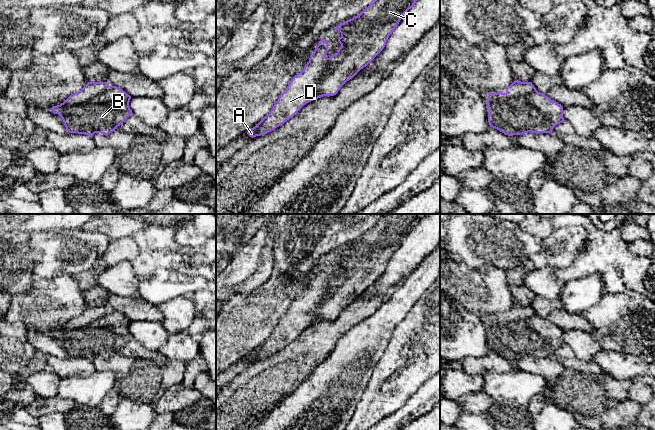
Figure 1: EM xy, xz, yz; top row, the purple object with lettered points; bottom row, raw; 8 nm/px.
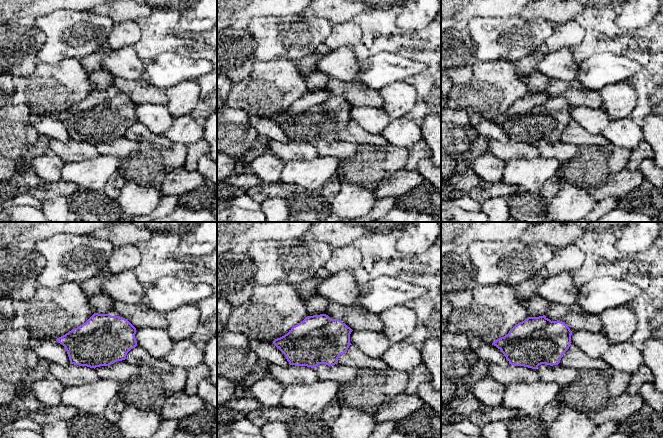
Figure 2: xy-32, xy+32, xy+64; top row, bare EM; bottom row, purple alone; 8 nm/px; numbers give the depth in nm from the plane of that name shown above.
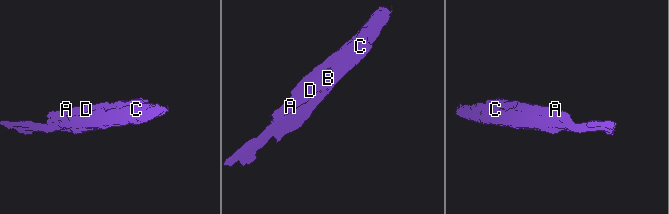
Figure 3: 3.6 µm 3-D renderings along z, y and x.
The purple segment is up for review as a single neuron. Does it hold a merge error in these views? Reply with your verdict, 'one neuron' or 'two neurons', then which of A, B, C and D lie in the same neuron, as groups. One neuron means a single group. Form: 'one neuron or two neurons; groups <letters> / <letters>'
two neurons; groups A D / B C

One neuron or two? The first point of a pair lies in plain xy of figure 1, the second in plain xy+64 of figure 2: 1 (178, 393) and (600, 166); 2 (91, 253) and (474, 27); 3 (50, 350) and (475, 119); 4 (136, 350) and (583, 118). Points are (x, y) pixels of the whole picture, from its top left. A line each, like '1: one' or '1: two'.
1: two
2: one
3: one
4: two

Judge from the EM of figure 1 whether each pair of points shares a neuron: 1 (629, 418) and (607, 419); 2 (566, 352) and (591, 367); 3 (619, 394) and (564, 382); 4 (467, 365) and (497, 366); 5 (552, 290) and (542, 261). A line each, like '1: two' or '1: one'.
1: one
2: one
3: one
4: one
5: two

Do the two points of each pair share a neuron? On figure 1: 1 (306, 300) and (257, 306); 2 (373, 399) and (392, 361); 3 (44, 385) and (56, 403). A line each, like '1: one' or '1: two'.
1: two
2: one
3: two

